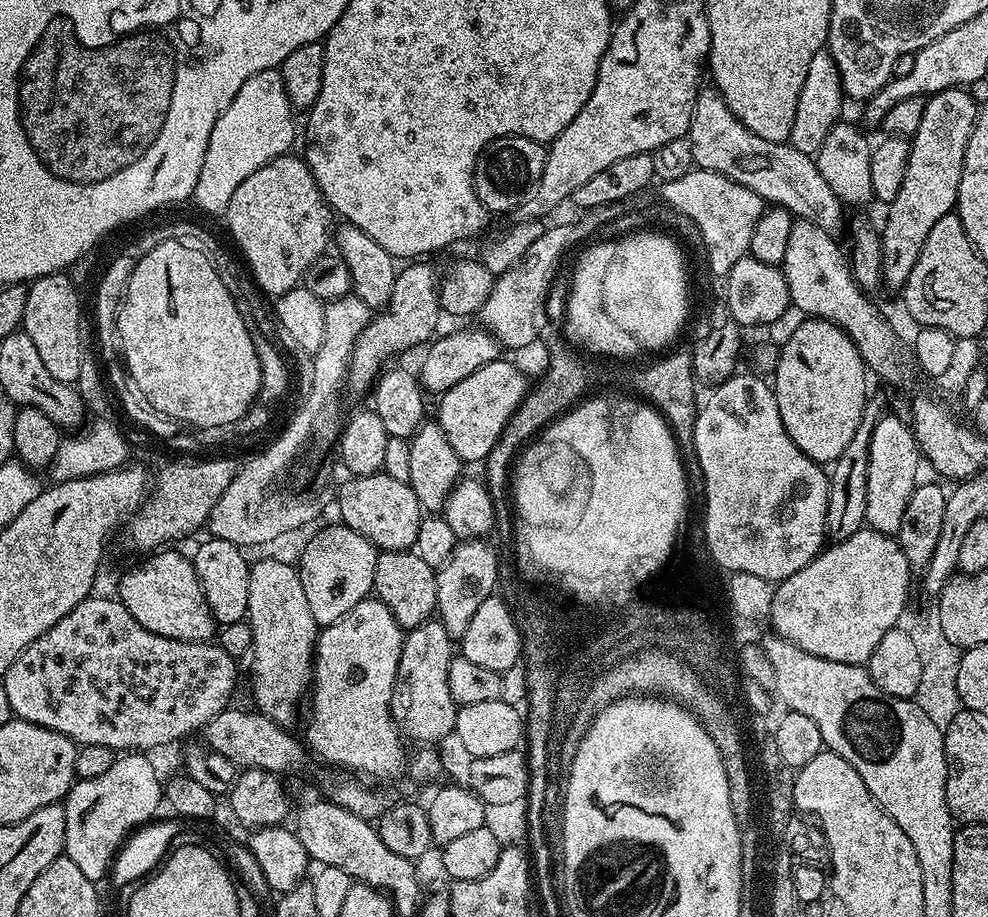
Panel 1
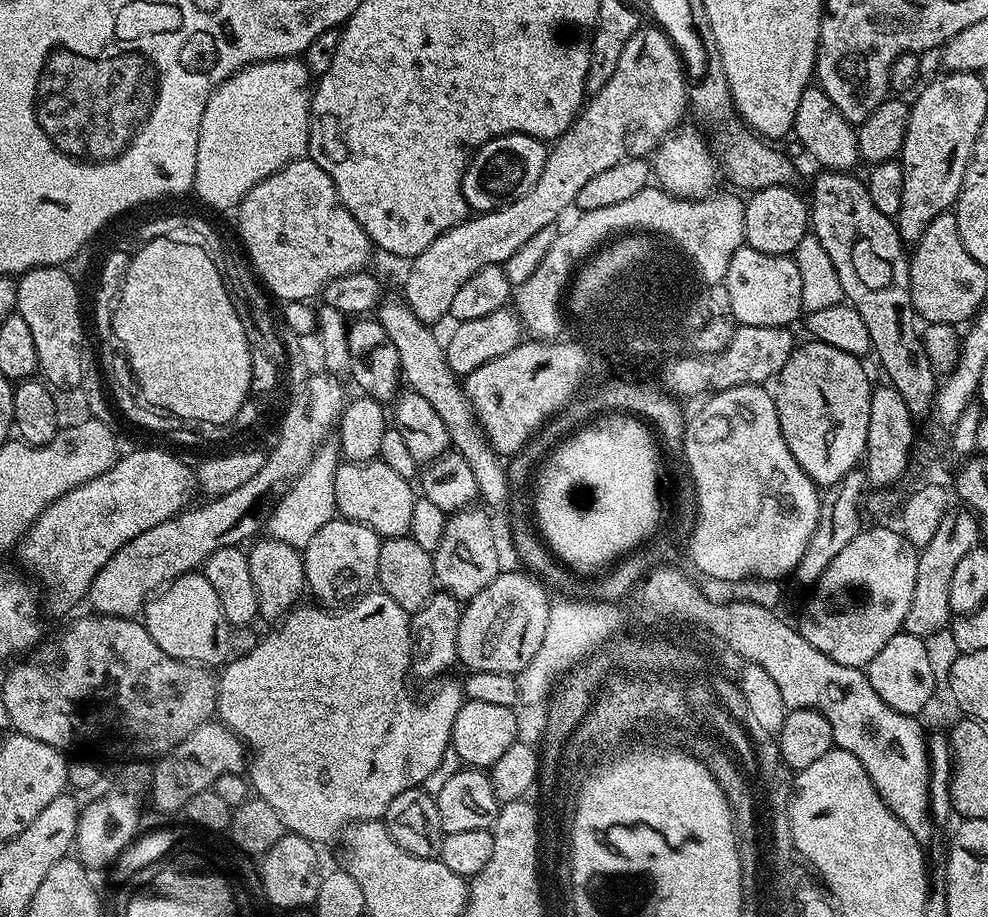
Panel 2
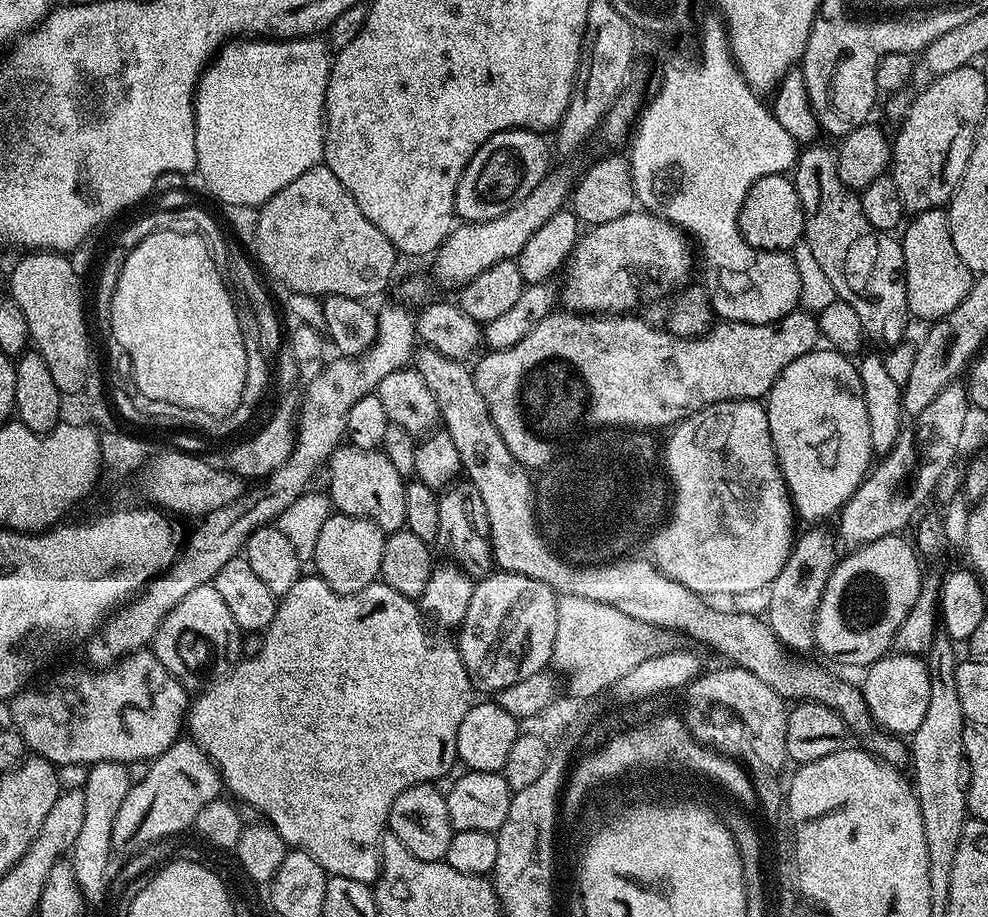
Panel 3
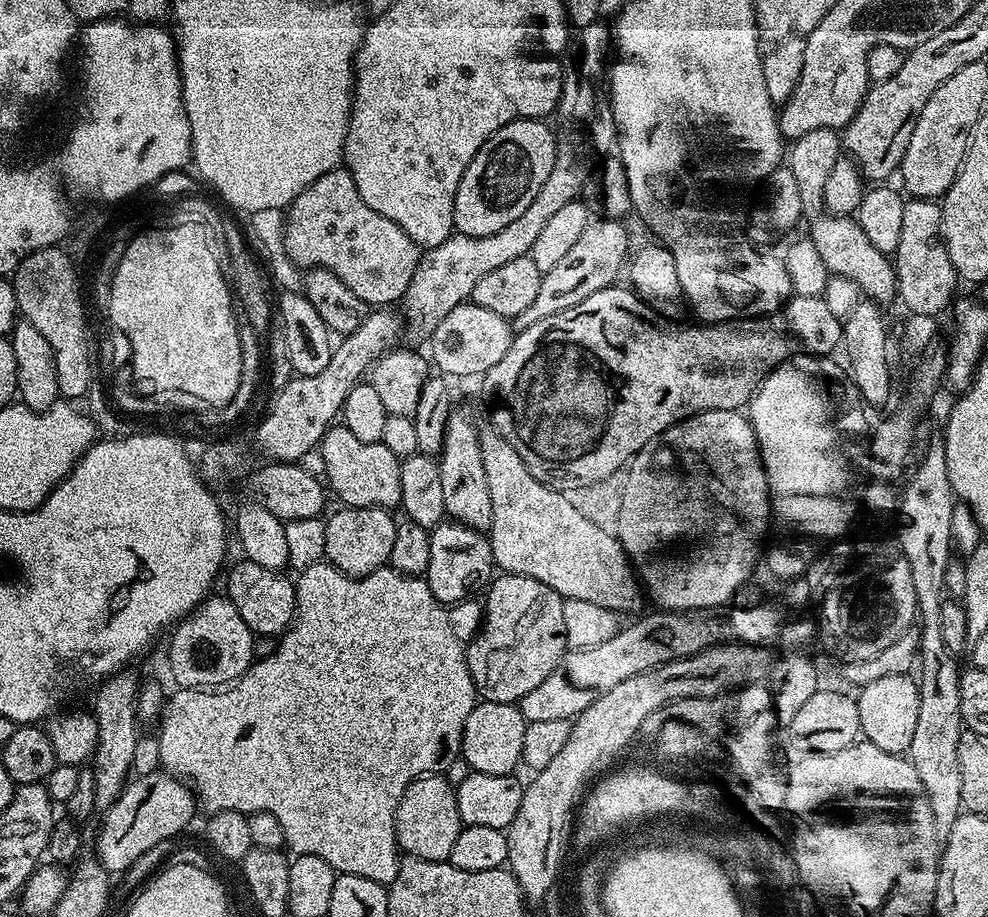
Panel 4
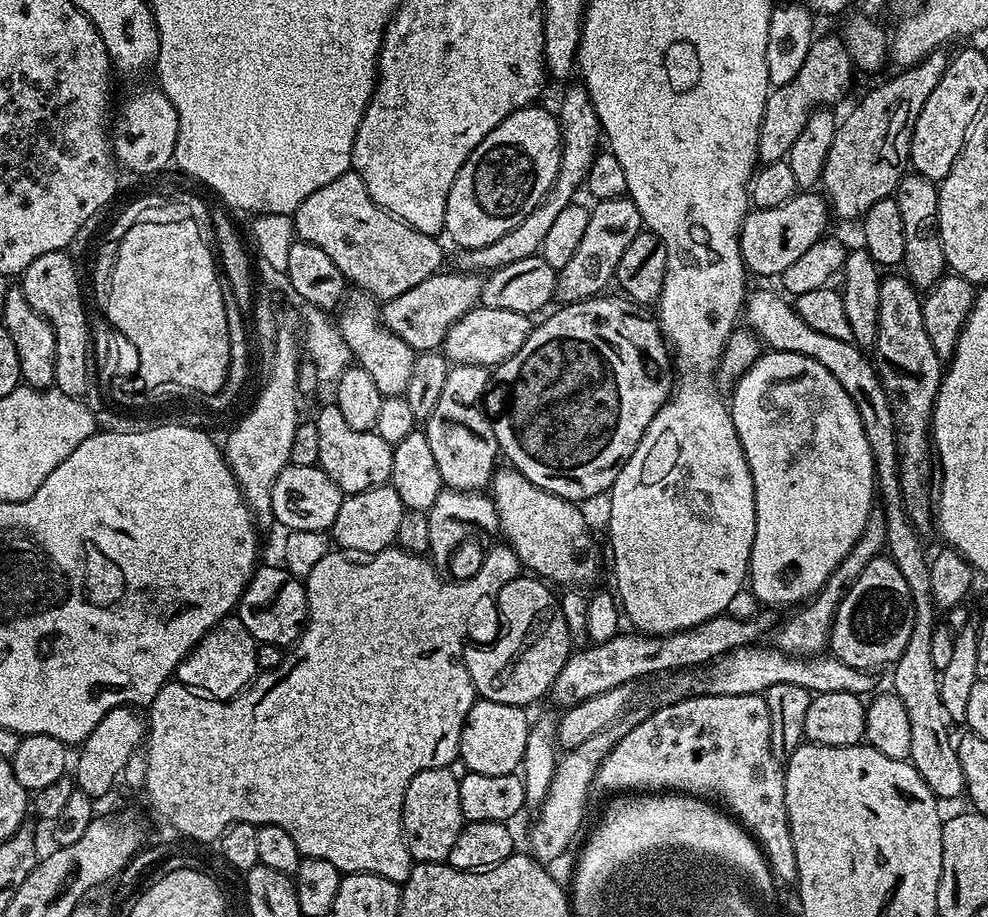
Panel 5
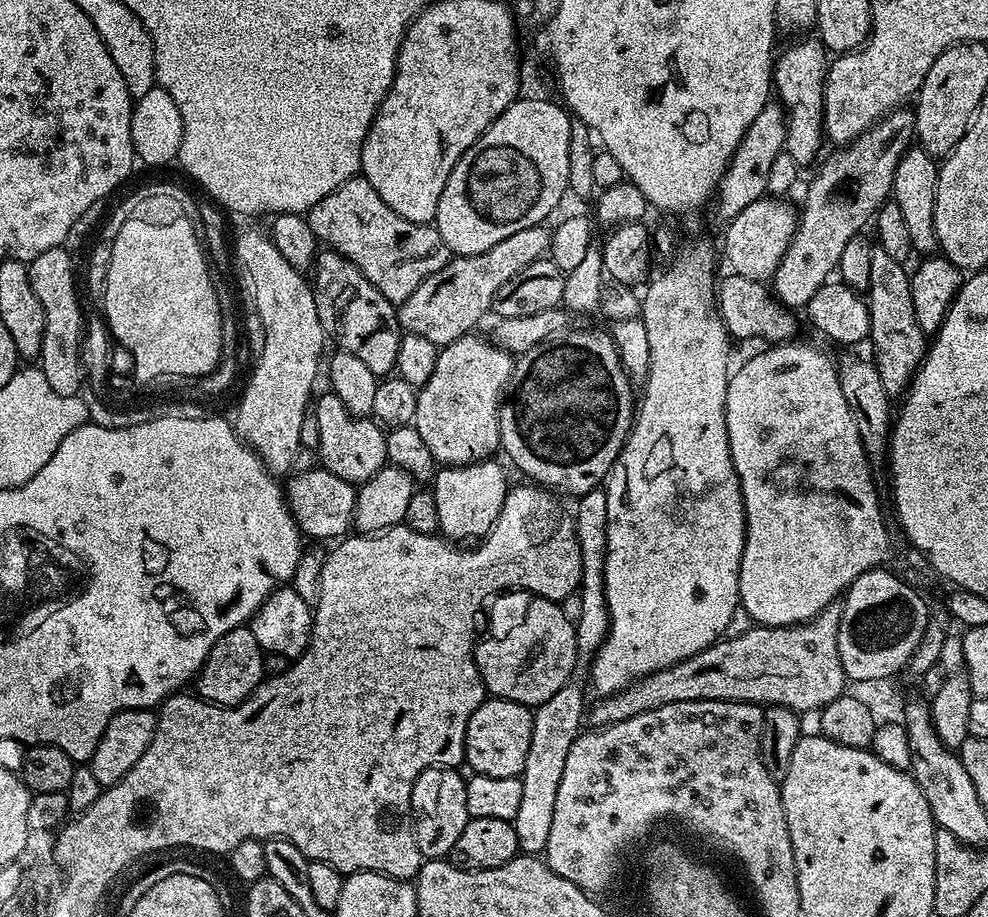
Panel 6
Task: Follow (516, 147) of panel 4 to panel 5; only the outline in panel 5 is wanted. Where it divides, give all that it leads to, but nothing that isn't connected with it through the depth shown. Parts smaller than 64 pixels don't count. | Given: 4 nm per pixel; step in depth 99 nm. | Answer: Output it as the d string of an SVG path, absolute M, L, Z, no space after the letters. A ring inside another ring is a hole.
M529 106L510 113L501 124L494 126L494 130L490 130L490 134L486 134L486 138L482 138L482 142L478 142L478 146L470 154L470 158L466 158L462 170L458 170L458 178L454 178L454 186L450 186L450 194L446 198L446 214L444 215L444 232L457 244L457 249L481 248L498 238L502 238L502 234L514 230L514 226L518 226L518 222L522 222L522 218L526 218L526 214L530 214L530 210L534 210L544 201L544 195L550 190L550 186L560 169L560 122L553 113L551 116L546 109L540 107Z

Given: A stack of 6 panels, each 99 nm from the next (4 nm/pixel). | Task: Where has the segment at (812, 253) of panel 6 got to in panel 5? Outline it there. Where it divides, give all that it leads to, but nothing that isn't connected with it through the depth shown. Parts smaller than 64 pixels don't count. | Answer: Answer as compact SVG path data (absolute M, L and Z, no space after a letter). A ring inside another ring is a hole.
M936 48L931 54L925 56L917 64L897 71L897 76L889 78L885 84L872 88L856 104L856 109L848 117L841 119L836 125L834 142L830 142L830 154L824 159L822 173L822 192L826 197L831 211L846 219L862 218L874 206L874 202L889 199L900 184L901 176L905 175L910 161L908 151L914 134L914 126L918 114L922 114L922 106L926 106L926 98L934 94L934 86L942 82L942 74L946 74L949 53L944 48Z

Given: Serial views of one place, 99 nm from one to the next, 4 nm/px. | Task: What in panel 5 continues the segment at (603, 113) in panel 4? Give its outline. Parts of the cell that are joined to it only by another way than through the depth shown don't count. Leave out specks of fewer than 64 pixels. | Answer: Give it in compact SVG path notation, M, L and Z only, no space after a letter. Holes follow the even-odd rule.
M576 86L576 88L565 90L564 97L560 100L558 119L560 122L560 169L550 190L544 195L544 201L534 210L530 210L530 214L526 214L526 218L522 218L522 222L514 226L514 230L502 234L502 238L481 248L461 251L459 253L461 269L479 270L487 274L495 268L510 266L510 262L522 262L522 258L537 255L542 241L550 231L551 224L557 220L559 212L566 210L566 206L577 199L576 191L579 188L581 191L585 187L588 171L602 144L602 129L598 114L594 110L594 102L590 102L590 94L584 87Z

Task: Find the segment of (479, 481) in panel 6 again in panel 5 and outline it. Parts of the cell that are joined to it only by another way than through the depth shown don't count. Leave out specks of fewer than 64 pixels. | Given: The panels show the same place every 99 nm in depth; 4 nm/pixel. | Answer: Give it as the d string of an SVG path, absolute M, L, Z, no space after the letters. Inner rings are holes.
M445 490L438 494L434 506L427 510L430 522L430 559L437 569L444 570L447 566L453 577L473 576L482 566L486 543L480 532L495 533L500 527L500 519L491 495L483 491L454 492Z

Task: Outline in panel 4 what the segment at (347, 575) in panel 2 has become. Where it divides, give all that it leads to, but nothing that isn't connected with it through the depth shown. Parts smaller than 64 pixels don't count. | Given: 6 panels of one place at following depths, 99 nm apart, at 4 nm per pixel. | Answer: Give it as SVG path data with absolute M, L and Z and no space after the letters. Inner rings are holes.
M337 507L332 517L327 517L326 550L327 563L332 564L339 572L348 576L369 576L388 564L390 549L394 547L394 530L397 517L387 508L349 508Z

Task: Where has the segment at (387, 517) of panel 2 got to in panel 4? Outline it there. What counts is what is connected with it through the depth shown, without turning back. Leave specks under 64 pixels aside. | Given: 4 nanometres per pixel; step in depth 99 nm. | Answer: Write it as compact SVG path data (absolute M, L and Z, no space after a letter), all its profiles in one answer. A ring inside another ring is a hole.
M333 426L324 433L318 445L318 453L324 459L324 472L328 475L327 487L340 499L341 505L349 508L400 508L402 478L401 457L396 456L380 442L362 442L354 438L343 426Z

